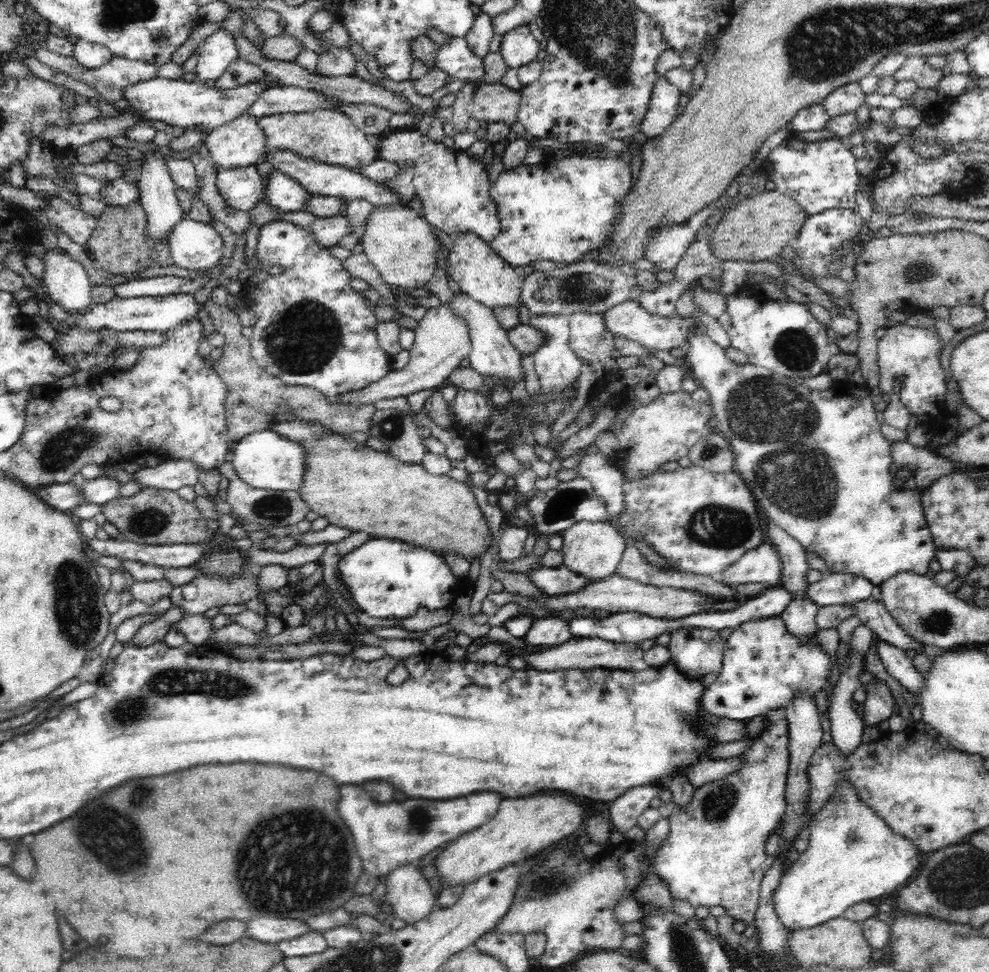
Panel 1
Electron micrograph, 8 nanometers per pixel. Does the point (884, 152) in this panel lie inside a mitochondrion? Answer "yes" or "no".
no

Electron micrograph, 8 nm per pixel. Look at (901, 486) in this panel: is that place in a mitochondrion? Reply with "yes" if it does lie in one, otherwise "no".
no

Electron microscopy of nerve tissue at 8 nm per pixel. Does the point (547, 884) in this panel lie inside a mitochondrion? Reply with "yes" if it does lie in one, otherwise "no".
yes

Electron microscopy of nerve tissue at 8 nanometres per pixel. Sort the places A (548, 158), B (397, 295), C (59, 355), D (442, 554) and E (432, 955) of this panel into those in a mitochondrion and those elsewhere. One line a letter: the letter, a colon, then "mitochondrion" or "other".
A: other
B: other
C: other
D: other
E: other

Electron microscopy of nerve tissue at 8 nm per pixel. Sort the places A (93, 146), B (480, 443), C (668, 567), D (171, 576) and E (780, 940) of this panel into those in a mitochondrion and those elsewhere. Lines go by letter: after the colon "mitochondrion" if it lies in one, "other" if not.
A: other
B: other
C: other
D: other
E: other

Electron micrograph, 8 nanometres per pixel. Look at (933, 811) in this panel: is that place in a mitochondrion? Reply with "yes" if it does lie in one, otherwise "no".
no

